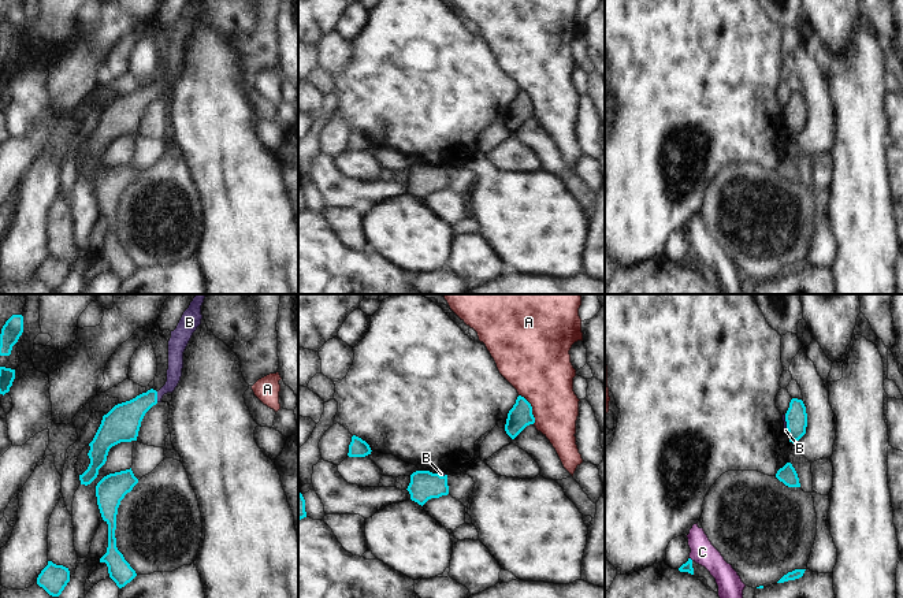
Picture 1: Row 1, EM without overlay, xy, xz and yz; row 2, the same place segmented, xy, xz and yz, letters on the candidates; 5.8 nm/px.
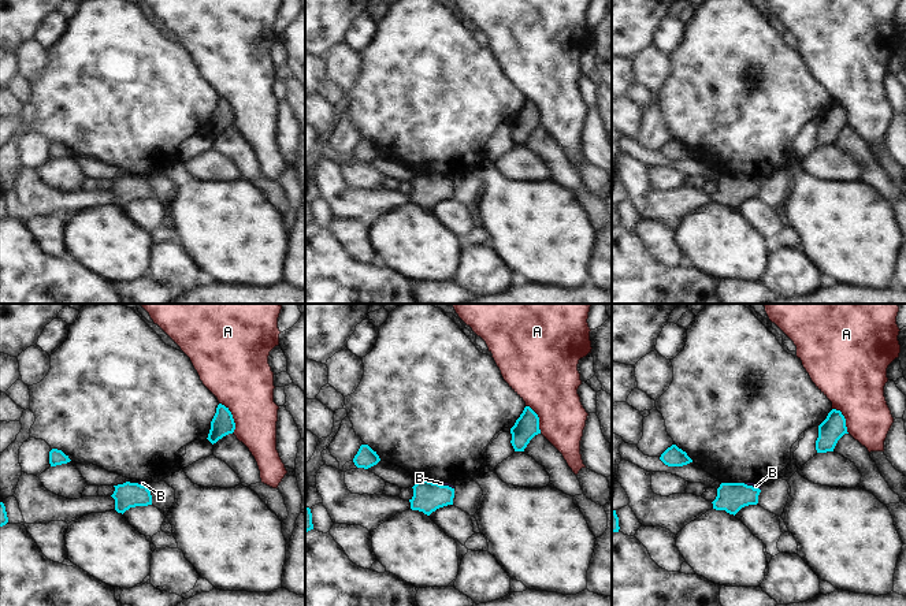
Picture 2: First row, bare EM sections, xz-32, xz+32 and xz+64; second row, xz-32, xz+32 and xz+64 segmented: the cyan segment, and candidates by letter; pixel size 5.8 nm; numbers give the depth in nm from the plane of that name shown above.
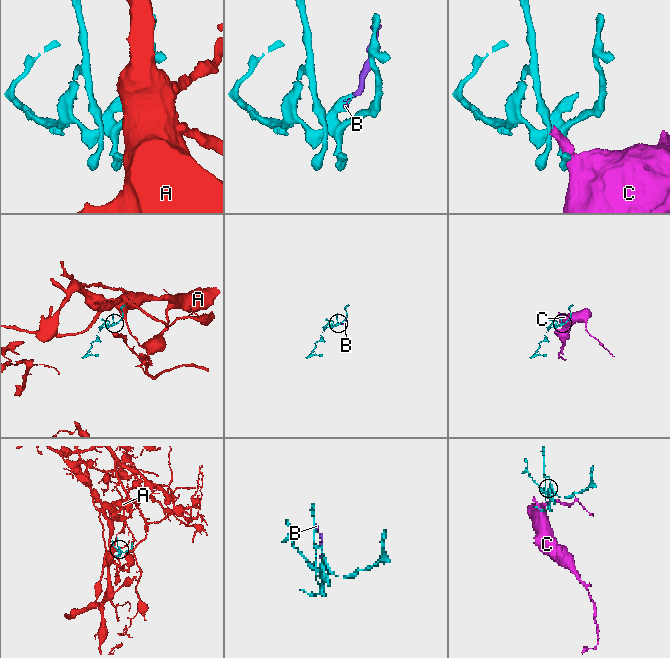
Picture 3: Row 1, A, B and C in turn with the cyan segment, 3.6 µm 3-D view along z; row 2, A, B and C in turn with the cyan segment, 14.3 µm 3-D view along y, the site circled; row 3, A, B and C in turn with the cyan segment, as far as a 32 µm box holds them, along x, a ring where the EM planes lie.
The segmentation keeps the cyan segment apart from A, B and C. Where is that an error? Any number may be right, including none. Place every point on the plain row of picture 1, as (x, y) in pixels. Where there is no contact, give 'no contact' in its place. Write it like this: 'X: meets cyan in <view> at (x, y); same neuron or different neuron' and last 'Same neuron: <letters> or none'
A: meets cyan in xz at (531, 101); different neuron
B: meets cyan in xy at (156, 90); same neuron
C: no contact; different neuron
Same neuron: B

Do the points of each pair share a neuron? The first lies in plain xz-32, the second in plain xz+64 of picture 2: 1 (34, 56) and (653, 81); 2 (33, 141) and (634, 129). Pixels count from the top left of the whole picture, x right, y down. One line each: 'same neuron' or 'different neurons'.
1: same neuron
2: different neurons

